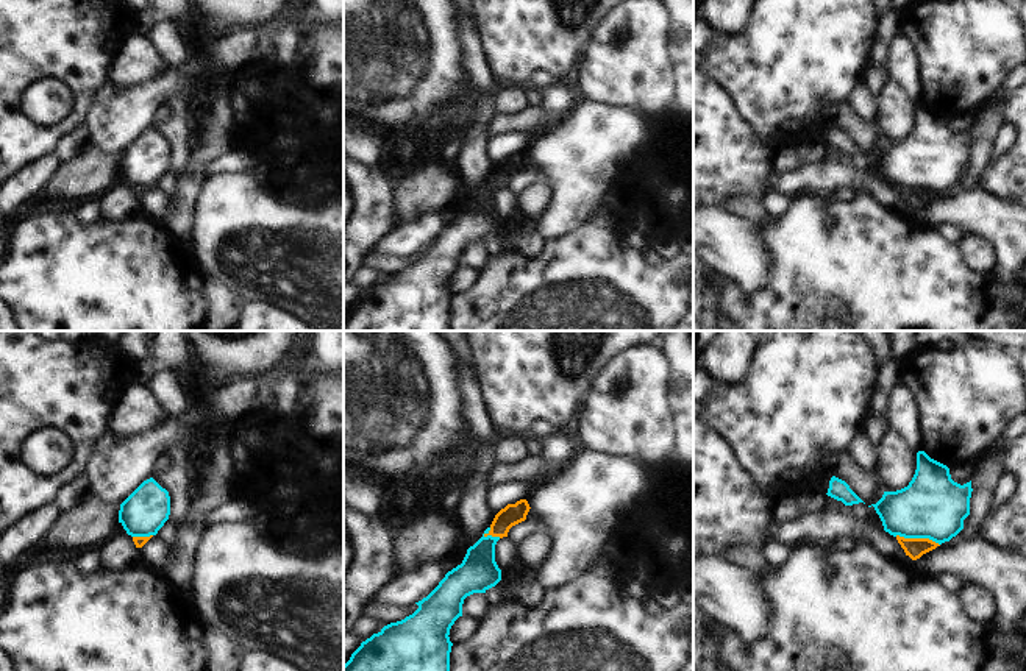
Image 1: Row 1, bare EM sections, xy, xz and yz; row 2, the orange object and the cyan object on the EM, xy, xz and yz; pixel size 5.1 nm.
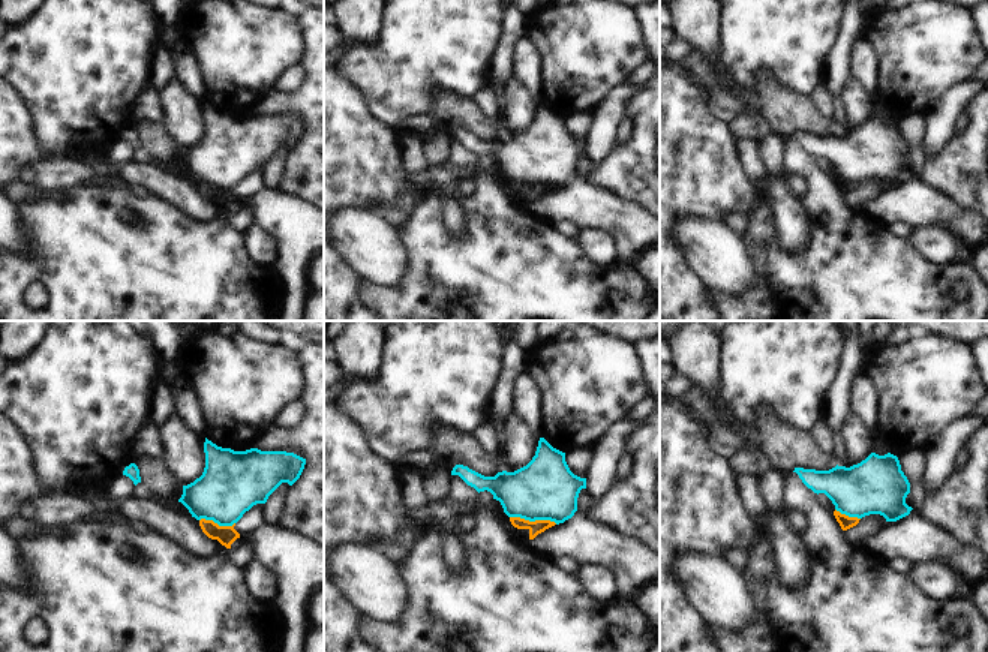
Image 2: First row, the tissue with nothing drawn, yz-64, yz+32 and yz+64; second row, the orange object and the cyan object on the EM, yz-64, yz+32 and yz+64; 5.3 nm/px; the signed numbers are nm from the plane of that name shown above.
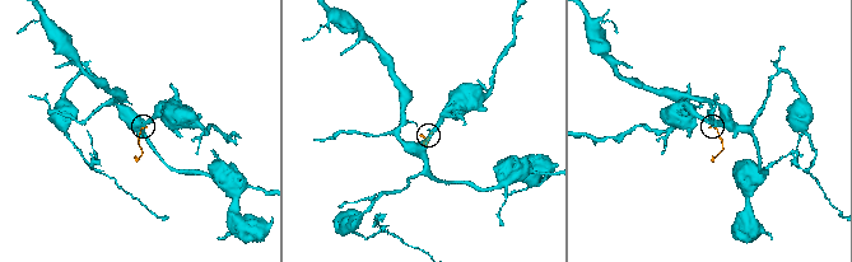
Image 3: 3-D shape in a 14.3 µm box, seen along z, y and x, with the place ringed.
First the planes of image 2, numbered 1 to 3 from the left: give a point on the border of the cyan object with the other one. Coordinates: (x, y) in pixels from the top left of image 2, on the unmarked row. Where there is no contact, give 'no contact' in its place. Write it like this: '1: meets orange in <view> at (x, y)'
1: meets orange in yz-64 at (216, 188)
2: meets orange in yz+32 at (535, 185)
3: meets orange in yz+64 at (847, 180)

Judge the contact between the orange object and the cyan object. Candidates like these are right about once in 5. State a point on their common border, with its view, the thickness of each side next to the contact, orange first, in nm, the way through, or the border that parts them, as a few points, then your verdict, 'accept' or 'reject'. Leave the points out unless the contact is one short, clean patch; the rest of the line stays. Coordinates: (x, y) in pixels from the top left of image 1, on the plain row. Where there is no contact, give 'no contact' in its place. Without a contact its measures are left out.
yz (917, 189) | 100/340 nm | along yz (895, 186), (928, 188), (939, 195) | reject

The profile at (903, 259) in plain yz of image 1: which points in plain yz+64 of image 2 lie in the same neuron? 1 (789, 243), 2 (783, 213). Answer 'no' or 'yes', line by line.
1: no
2: no

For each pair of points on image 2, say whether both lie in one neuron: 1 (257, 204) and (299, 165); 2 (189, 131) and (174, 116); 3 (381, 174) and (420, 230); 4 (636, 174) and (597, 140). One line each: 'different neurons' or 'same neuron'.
1: different neurons
2: same neuron
3: different neurons
4: different neurons

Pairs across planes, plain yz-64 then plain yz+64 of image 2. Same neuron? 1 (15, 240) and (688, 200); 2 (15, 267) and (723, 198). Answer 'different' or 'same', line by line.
1: different
2: different

